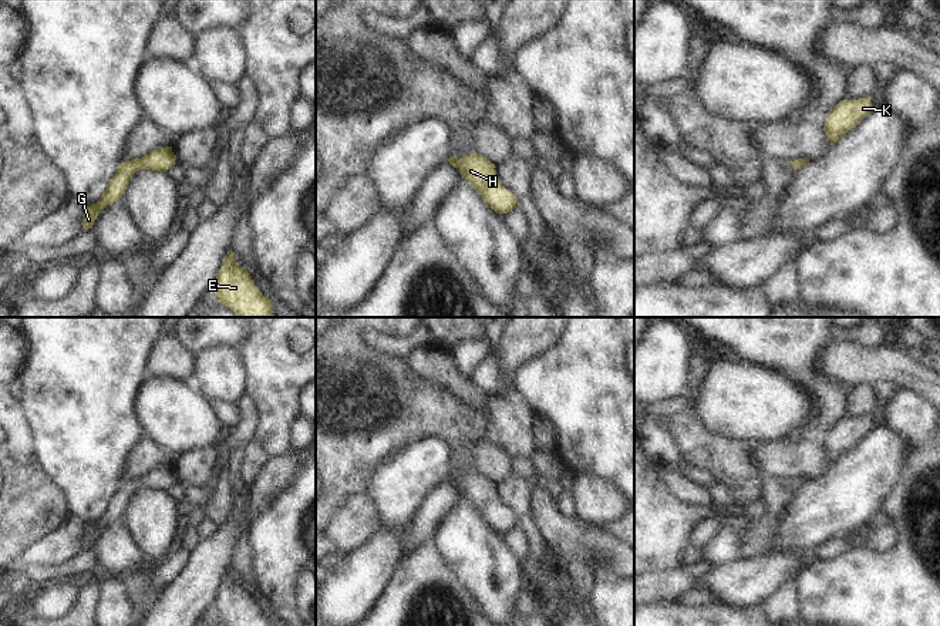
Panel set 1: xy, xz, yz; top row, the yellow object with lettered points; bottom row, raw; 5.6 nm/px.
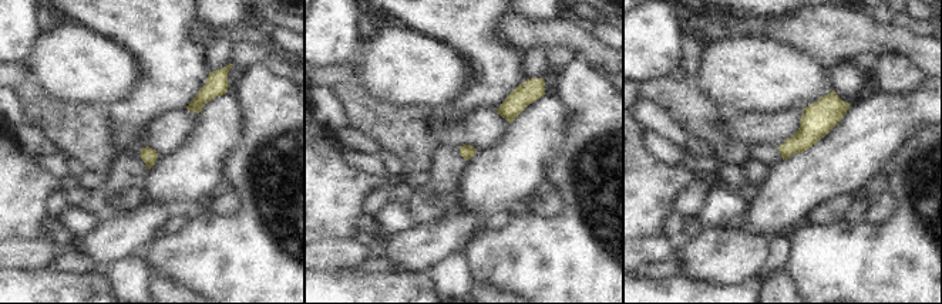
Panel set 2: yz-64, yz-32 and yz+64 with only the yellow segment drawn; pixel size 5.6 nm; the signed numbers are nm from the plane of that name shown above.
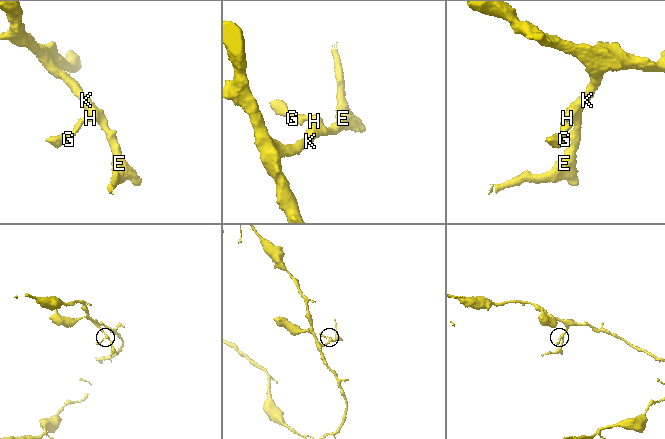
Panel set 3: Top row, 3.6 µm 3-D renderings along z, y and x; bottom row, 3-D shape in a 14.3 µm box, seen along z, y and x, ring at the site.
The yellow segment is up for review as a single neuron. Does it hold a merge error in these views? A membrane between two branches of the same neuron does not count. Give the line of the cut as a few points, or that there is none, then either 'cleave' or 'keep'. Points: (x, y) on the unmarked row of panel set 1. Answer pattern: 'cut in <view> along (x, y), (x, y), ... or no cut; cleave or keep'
no cut; keep

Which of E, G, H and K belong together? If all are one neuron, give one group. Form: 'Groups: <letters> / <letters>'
Groups: E G H K

